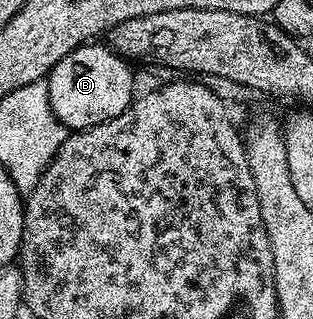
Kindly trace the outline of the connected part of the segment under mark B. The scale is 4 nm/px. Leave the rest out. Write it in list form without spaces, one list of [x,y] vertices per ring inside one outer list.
[[[86,42],[49,71],[49,101],[55,118],[73,132],[94,128],[127,110],[135,99],[130,61],[101,42]]]

